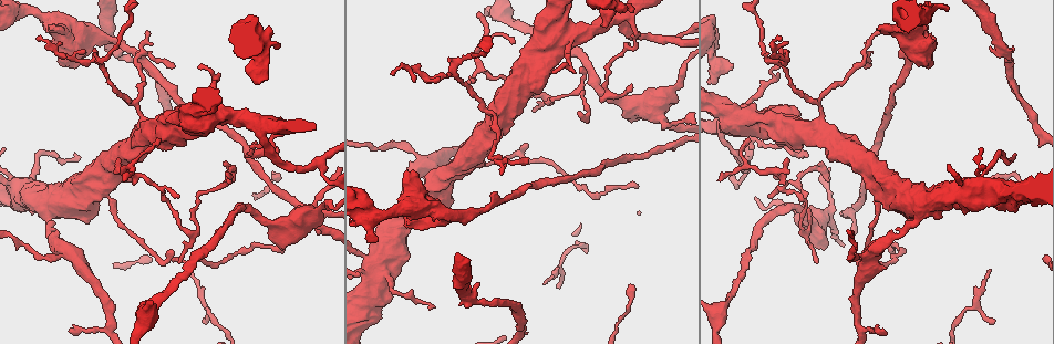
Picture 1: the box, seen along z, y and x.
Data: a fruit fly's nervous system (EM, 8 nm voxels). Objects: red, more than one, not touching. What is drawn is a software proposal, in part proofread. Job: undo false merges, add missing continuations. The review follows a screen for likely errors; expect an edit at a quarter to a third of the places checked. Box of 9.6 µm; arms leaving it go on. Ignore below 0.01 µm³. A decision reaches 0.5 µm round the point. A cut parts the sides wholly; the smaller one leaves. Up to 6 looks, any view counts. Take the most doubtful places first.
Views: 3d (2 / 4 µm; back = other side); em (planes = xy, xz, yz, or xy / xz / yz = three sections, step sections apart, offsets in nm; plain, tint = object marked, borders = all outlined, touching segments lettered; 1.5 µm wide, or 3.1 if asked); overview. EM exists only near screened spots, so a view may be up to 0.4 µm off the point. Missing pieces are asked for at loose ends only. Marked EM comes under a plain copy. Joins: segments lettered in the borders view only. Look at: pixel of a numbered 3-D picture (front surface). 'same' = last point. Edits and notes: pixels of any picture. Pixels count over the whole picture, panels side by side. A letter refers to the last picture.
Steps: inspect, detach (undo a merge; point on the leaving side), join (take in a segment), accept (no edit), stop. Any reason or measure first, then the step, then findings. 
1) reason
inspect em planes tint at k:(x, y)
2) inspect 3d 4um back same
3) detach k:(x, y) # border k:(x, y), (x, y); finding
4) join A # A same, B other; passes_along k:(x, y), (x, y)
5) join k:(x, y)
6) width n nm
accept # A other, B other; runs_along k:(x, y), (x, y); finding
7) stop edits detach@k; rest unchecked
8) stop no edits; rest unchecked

an open end
inspect em planes borders at 1:(602, 27)

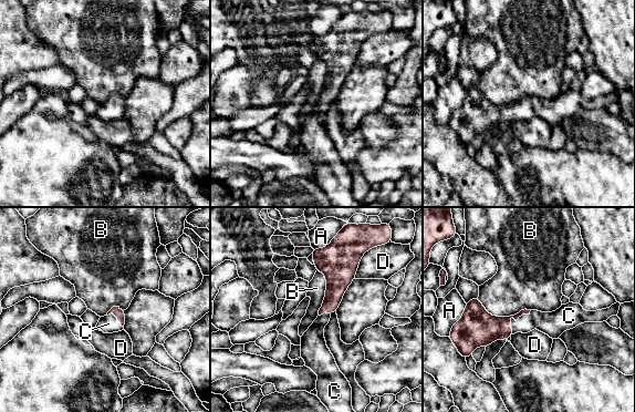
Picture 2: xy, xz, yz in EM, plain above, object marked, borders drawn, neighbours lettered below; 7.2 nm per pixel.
longest_contact B 400 nm
join 2:(547, 322) # A other, B other, C same, D other; passes_along 2:(481, 329), (513, 318), (547, 322); it goes on there

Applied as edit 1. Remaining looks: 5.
branch stops here
inspect 3d 4um at 1:(990, 271)

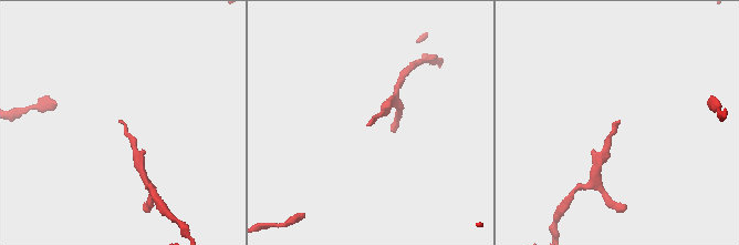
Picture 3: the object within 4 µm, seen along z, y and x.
inspect em xz step 8 borders at 3:(368, 124)

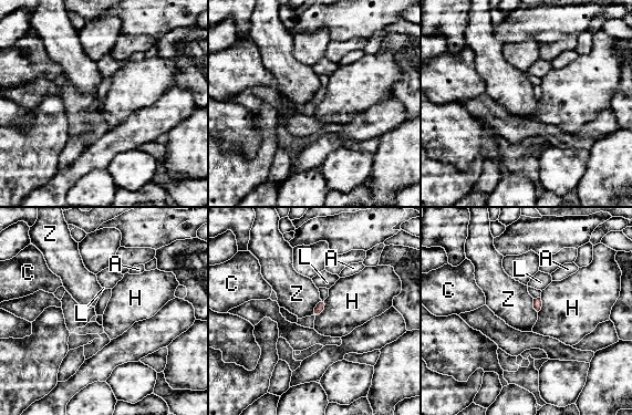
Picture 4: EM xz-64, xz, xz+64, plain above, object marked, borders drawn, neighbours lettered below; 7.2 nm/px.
another direction
inspect em planes borders same

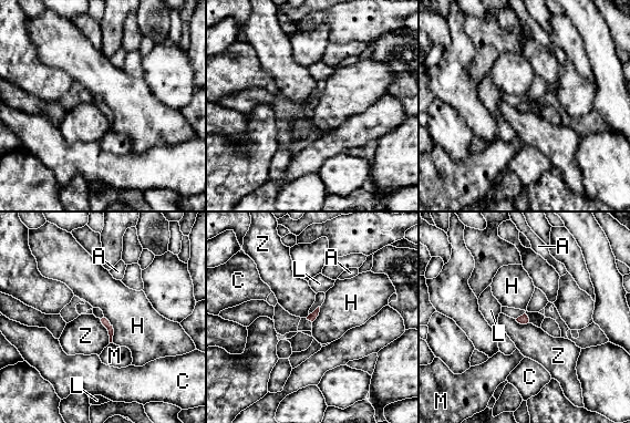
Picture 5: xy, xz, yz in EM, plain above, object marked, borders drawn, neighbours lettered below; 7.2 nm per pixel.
accept # A other, C other, H other, L other, M other, Z other; border 5:(103, 313), (112, 326), (113, 342); no lettered segment goes on from it

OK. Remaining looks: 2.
stop edits join@2; rest unchecked

